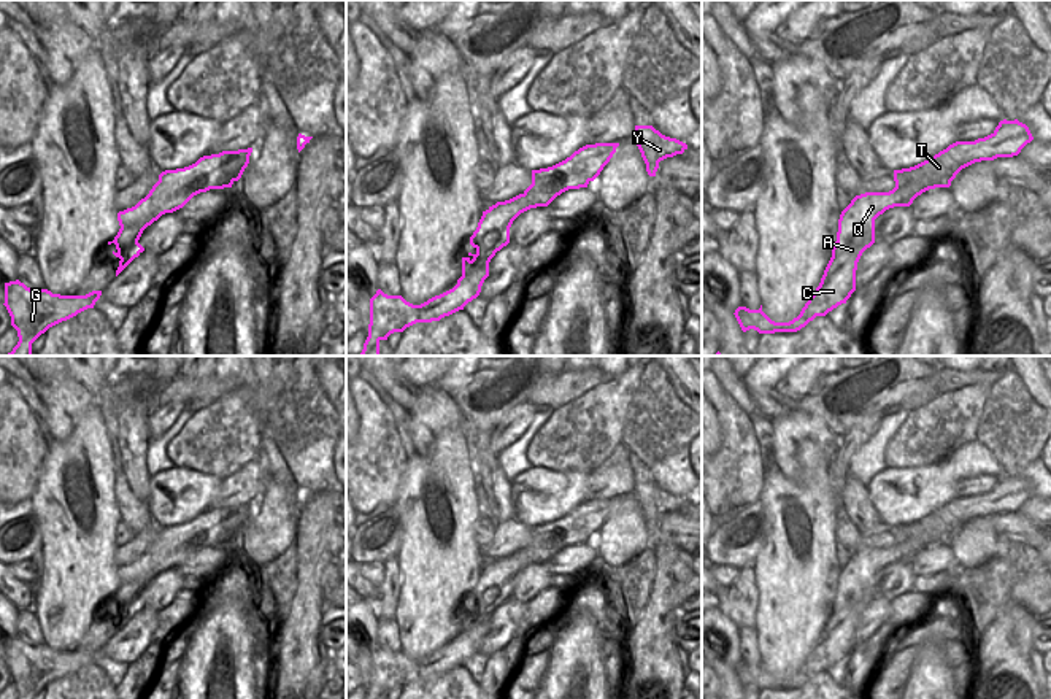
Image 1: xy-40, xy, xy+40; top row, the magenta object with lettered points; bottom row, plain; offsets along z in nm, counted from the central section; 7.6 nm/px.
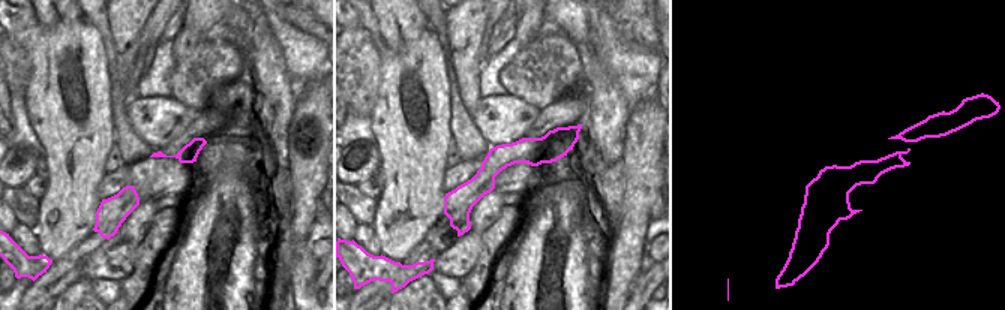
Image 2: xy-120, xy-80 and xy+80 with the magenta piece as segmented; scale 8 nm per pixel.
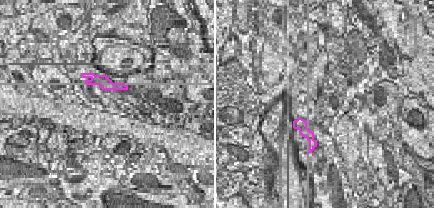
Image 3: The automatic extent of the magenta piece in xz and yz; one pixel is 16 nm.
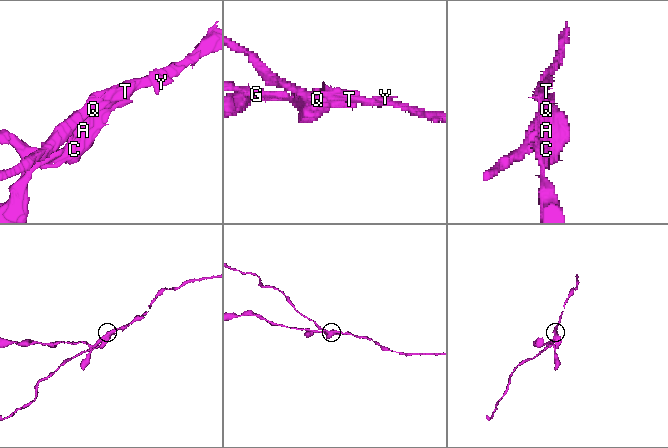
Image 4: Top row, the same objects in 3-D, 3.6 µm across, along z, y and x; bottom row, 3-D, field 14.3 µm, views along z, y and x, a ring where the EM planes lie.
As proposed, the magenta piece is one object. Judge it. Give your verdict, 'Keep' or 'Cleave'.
Cleave

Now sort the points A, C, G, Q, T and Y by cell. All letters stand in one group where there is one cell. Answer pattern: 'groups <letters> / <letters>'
groups A C G Q / T Y

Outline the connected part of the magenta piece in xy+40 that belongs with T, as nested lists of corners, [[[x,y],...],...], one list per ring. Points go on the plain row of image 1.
[[[1018,475],[1000,477],[995,486],[975,497],[956,497],[934,513],[902,526],[894,526],[895,543],[949,543],[956,531],[981,516],[1013,513],[1034,496],[1029,483]]]

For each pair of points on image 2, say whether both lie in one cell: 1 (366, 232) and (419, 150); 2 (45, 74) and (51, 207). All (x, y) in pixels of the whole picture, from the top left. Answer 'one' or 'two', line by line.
1: two
2: one

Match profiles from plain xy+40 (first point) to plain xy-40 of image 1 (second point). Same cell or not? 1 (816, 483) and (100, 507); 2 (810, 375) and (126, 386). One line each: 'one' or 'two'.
1: one
2: one

